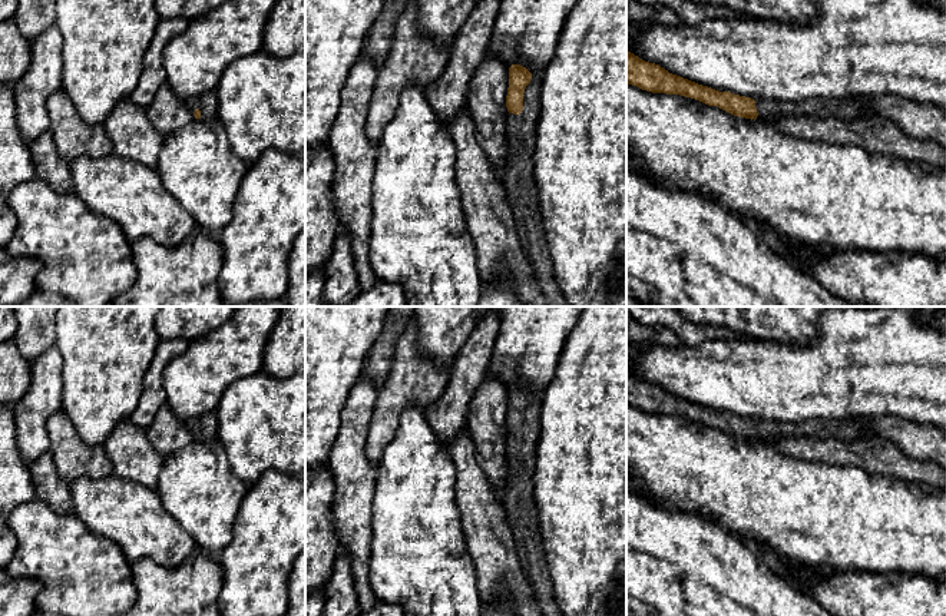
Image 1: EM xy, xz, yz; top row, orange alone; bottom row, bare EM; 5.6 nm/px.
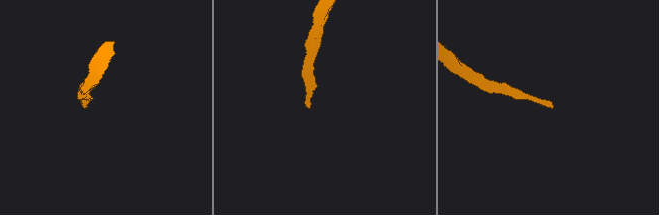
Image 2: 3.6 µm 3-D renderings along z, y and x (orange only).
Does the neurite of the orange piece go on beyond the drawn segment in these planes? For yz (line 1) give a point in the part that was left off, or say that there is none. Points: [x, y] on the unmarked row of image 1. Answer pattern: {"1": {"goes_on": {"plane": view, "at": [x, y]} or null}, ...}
{"1": {"goes_on": {"plane": "yz", "at": [850, 429]}}}

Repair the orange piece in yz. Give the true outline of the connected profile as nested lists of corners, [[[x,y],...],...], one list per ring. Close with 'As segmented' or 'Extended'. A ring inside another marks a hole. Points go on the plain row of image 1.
[[[626,371],[626,404],[652,414],[679,415],[717,427],[734,437],[745,440],[781,438],[787,435],[838,438],[853,441],[873,437],[869,431],[870,417],[846,420],[804,420],[781,423],[770,418],[751,420],[731,413],[720,413],[672,395],[659,385],[645,382]]]. Extended

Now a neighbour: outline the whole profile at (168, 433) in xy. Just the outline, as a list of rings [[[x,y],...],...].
[[[166,404],[158,410],[145,433],[152,447],[163,457],[179,451],[195,440],[185,421],[176,417]]]

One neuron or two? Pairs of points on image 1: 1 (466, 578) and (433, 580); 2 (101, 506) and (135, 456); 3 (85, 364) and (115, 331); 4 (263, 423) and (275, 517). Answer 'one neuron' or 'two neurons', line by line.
1: one neuron
2: two neurons
3: one neuron
4: two neurons

